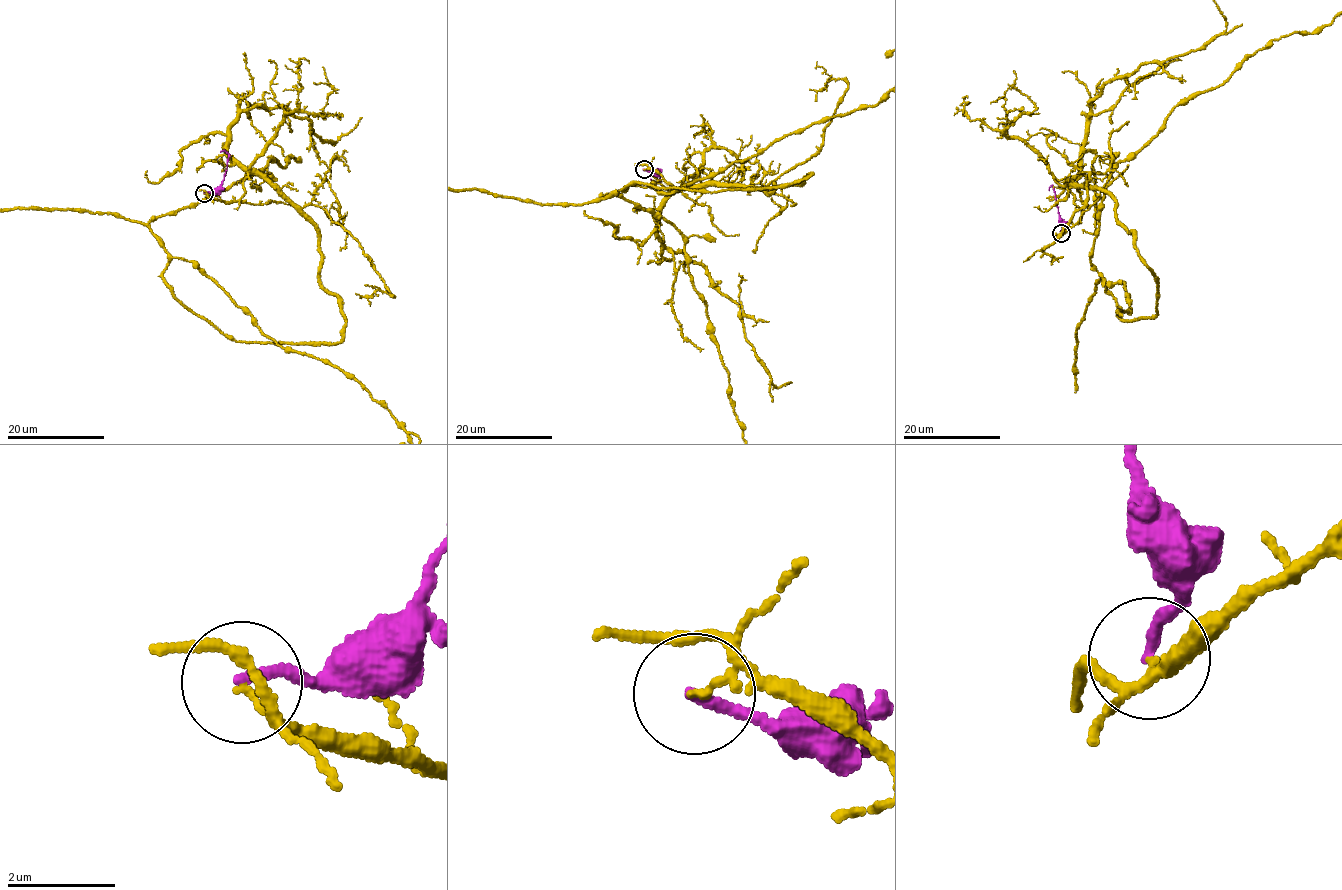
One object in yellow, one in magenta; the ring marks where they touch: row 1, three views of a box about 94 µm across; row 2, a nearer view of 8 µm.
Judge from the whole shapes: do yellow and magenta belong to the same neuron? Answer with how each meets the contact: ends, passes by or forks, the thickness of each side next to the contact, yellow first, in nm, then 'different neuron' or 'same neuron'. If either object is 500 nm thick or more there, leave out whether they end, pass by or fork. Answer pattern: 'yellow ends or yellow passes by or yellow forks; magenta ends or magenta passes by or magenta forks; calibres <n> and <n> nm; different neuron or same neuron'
yellow ends; magenta ends; calibres 120 and 200 nm; different neuron

